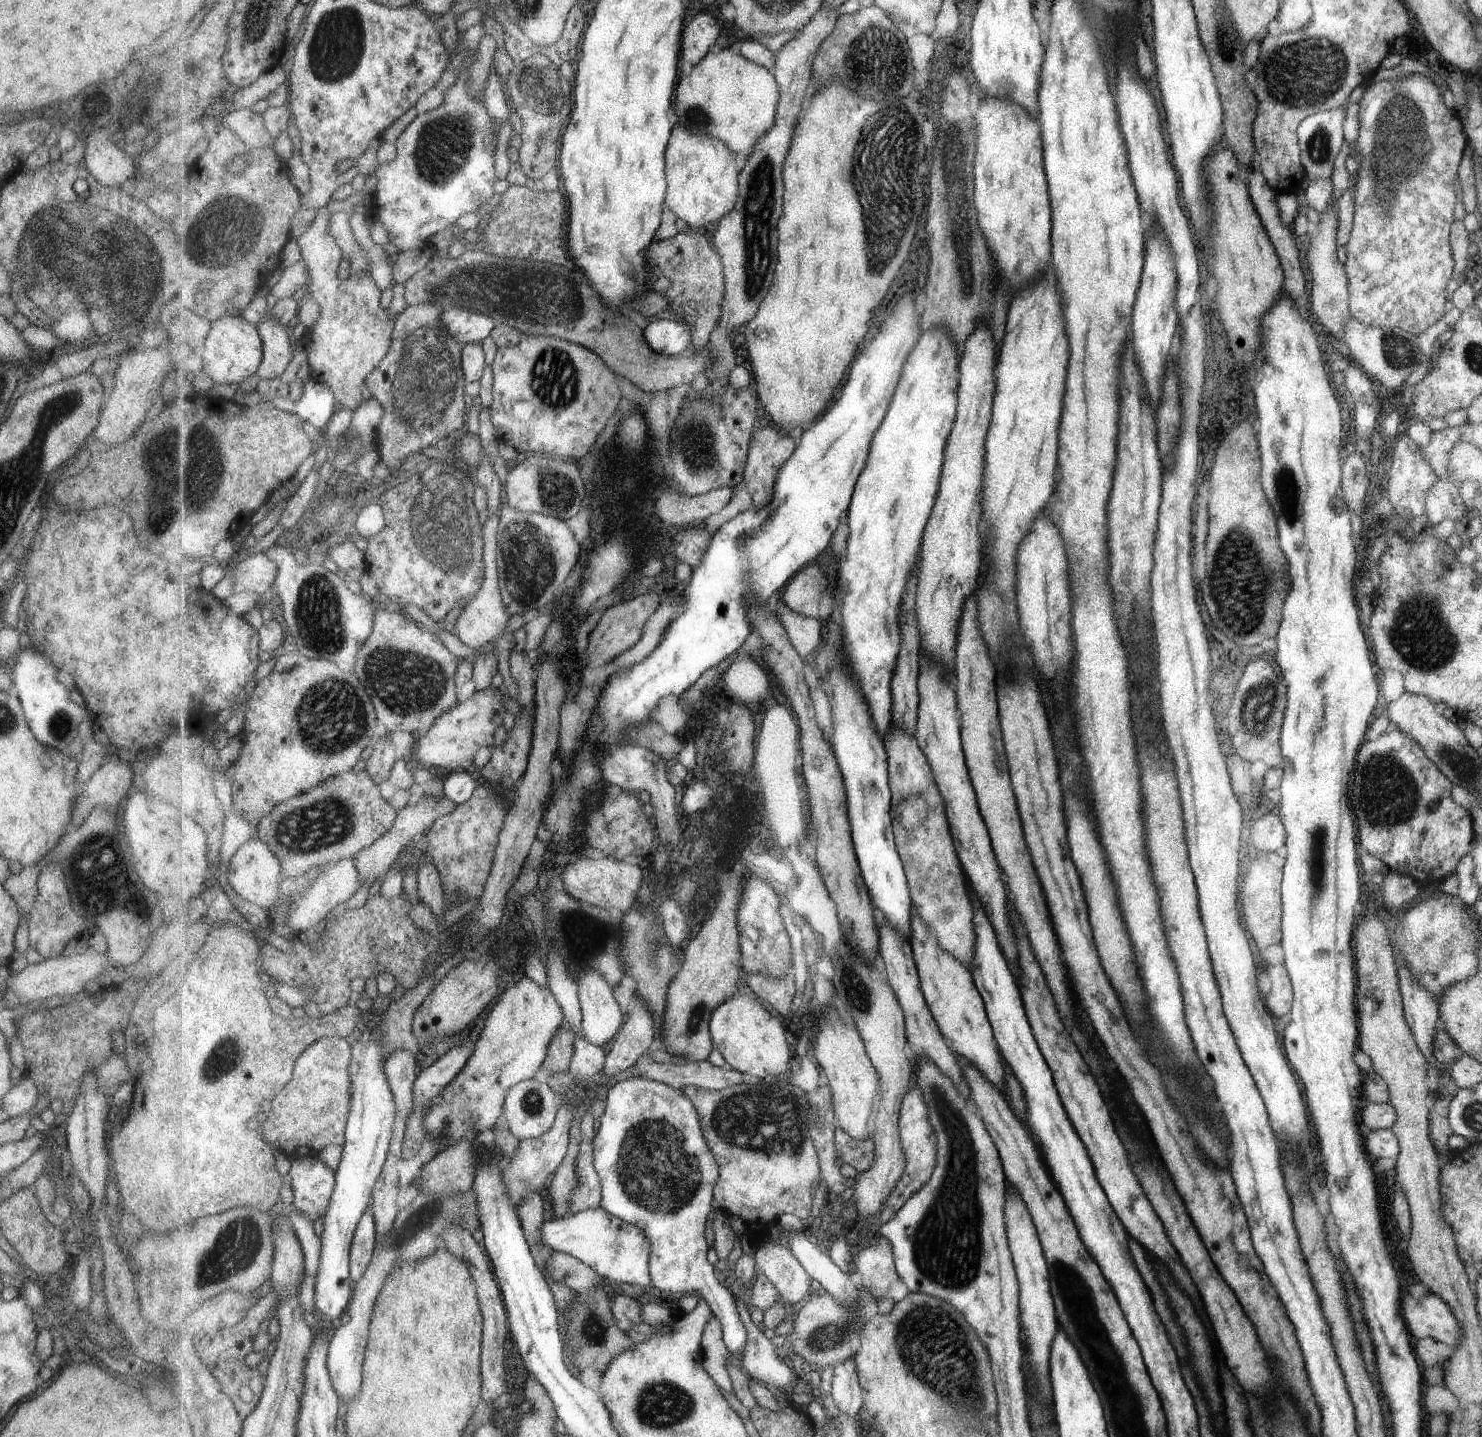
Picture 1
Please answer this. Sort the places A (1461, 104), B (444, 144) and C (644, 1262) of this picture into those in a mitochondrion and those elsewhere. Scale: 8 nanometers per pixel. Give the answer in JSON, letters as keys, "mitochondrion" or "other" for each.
{"A":"other","B":"mitochondrion","C":"other"}

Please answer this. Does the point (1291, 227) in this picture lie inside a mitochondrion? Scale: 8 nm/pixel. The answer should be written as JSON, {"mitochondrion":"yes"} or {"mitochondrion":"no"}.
{"mitochondrion":"no"}

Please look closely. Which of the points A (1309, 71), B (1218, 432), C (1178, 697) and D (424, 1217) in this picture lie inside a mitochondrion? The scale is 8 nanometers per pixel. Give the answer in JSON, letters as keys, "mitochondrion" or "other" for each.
{"A":"mitochondrion","B":"other","C":"other","D":"mitochondrion"}

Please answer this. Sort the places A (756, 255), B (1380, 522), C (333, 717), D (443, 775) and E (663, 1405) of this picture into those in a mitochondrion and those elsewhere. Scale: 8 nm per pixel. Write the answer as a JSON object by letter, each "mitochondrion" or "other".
{"A":"mitochondrion","B":"other","C":"mitochondrion","D":"other","E":"mitochondrion"}

